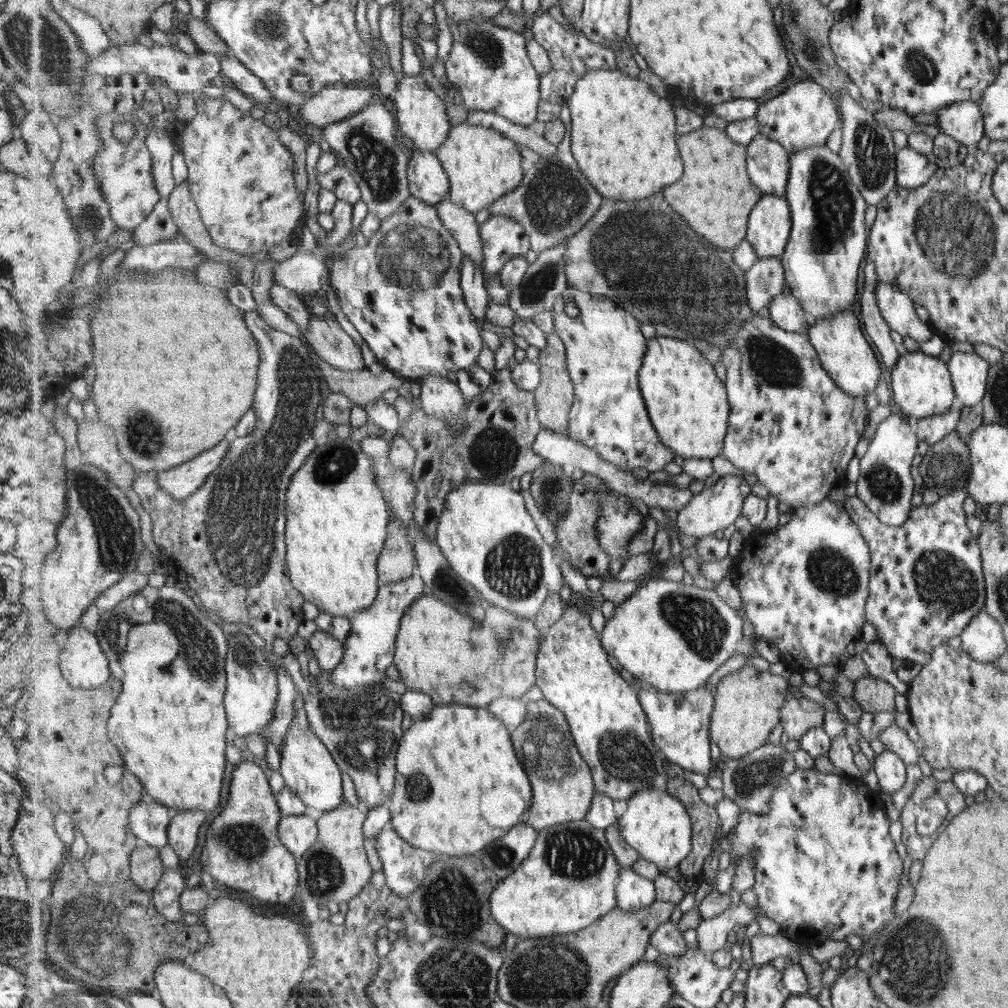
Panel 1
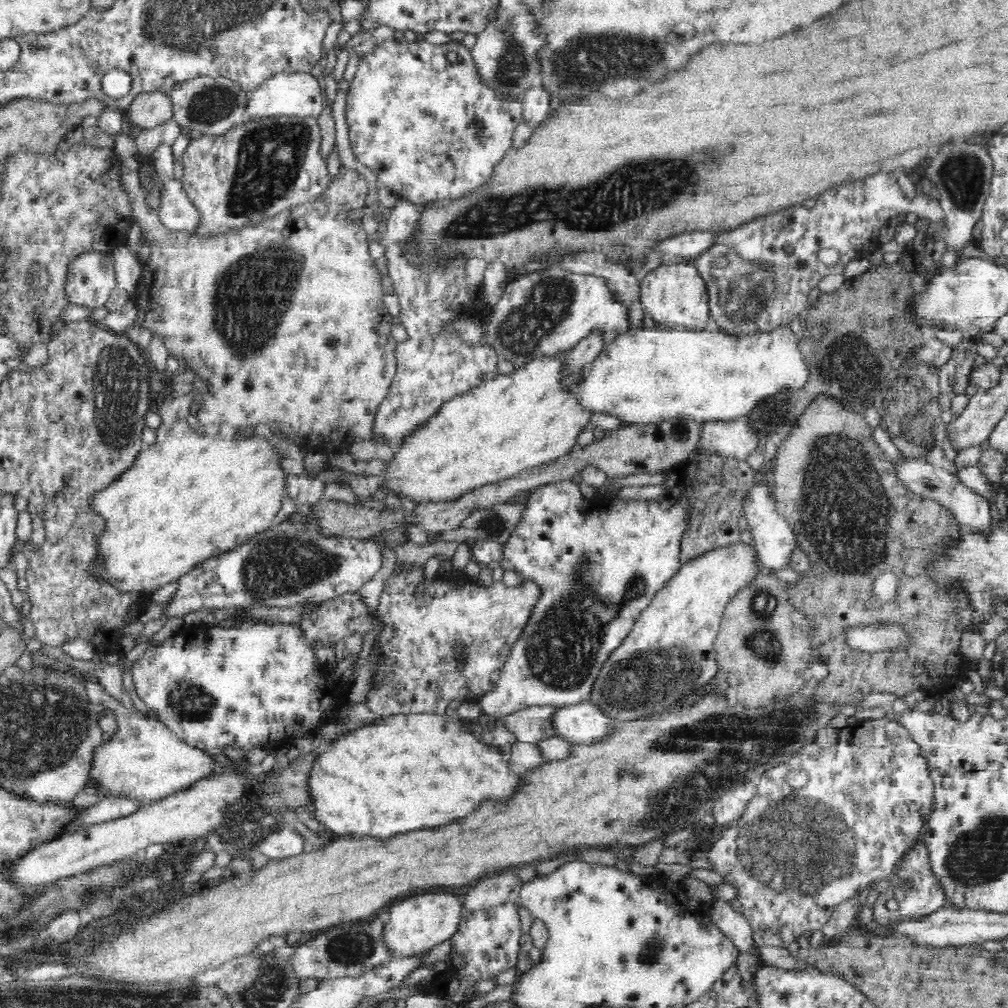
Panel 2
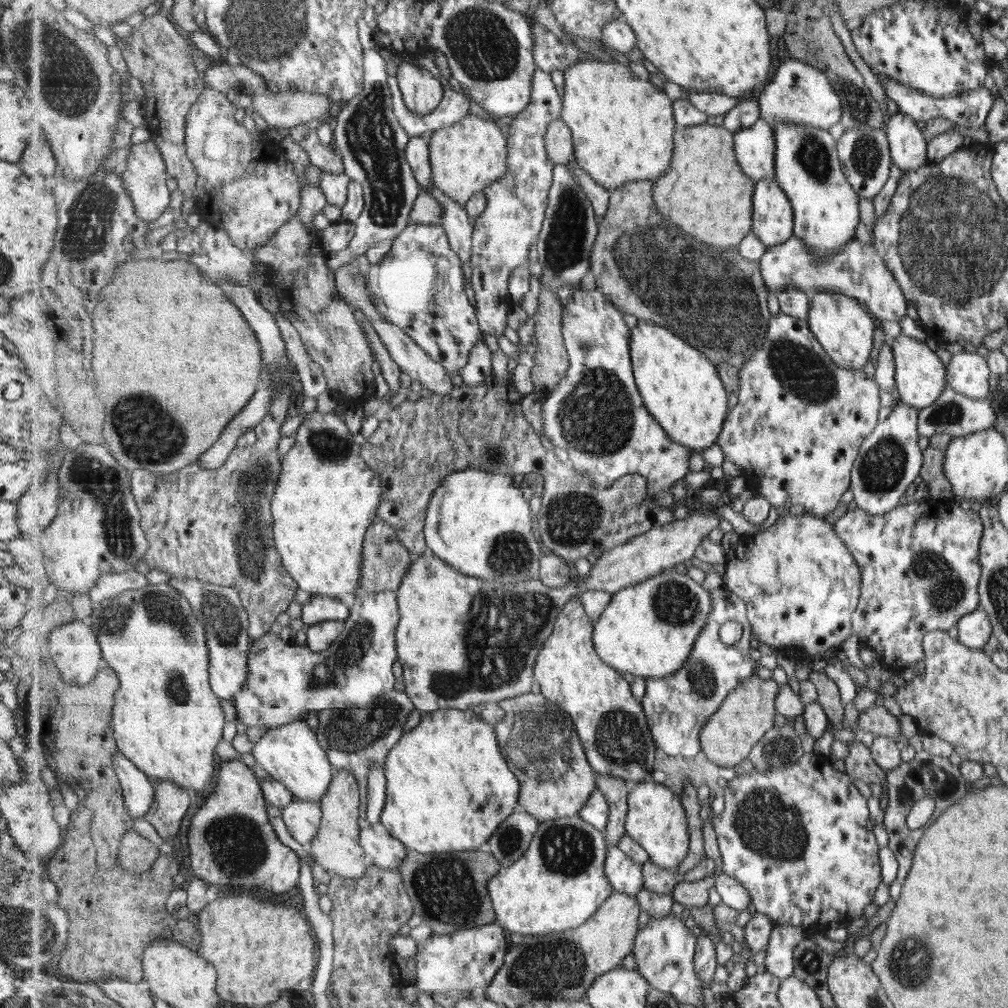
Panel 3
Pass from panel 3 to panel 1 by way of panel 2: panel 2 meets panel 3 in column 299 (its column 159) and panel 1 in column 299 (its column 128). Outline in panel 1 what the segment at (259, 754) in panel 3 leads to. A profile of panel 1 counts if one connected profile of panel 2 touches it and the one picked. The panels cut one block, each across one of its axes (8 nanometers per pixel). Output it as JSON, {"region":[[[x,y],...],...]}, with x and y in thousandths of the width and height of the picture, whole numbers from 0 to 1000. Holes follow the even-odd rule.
{"region":[[[299,701],[292,707],[292,713],[284,728],[281,741],[279,742],[280,758],[278,768],[282,773],[284,781],[289,783],[301,797],[309,803],[319,806],[334,804],[340,799],[340,770],[330,754],[330,749],[318,732],[309,724],[305,706]]]}

